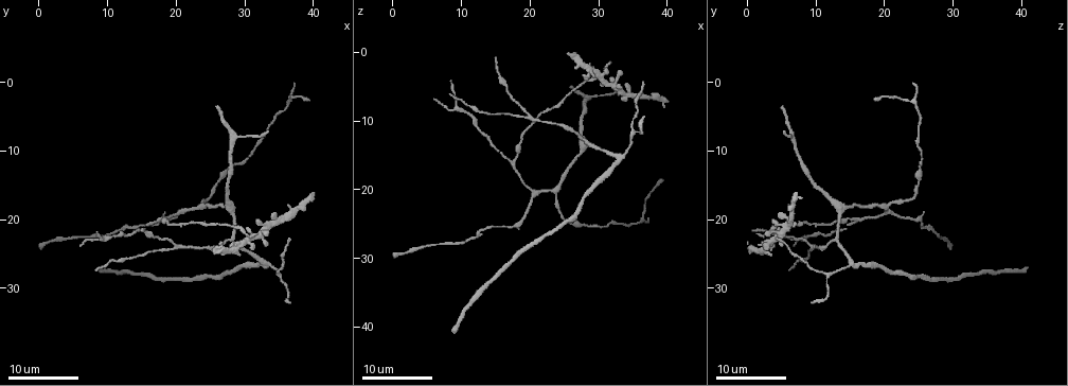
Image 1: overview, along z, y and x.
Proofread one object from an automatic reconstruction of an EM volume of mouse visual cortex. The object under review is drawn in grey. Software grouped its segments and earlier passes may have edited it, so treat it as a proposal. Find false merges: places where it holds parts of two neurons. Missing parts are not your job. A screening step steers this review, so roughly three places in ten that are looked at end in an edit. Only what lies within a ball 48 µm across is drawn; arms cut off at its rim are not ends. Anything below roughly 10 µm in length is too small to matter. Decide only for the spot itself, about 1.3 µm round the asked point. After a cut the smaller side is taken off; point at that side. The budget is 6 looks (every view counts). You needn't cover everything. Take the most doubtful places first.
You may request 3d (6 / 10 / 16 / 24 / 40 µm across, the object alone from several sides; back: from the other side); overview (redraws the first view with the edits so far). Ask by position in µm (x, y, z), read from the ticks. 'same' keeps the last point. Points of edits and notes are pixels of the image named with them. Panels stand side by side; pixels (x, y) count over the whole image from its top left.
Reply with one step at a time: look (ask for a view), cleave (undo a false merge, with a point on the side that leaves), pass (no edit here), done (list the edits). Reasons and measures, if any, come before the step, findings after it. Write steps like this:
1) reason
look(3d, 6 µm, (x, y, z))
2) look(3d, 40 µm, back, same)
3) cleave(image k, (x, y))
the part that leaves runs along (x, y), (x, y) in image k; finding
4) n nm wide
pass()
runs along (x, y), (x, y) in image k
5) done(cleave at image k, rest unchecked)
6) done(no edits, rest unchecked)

look(3d, 16 µm, (33.5, 27.0, 15.5))

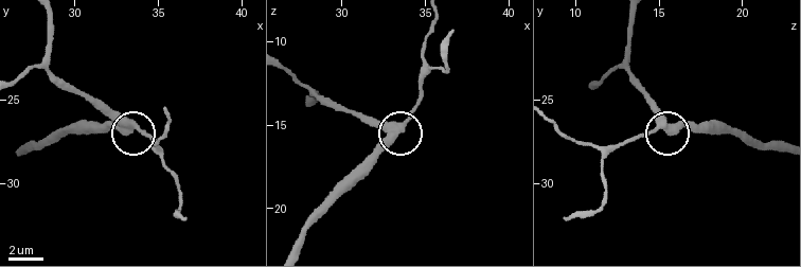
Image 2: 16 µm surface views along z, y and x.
look(3d, 6 µm, (32.9, 26.8, 15.9))

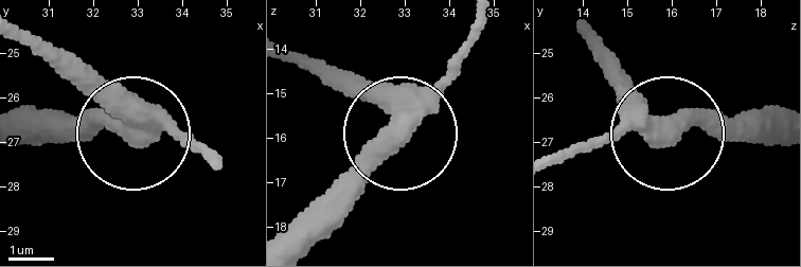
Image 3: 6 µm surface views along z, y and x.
cleave(image 3, (362, 168))
the part that leaves runs along (408, 124), (308, 246) in image 3; a second neuron is stuck on

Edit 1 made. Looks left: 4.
side arm on a straight run
look(3d, 24 µm, (23.0, 18.5, 20.0))

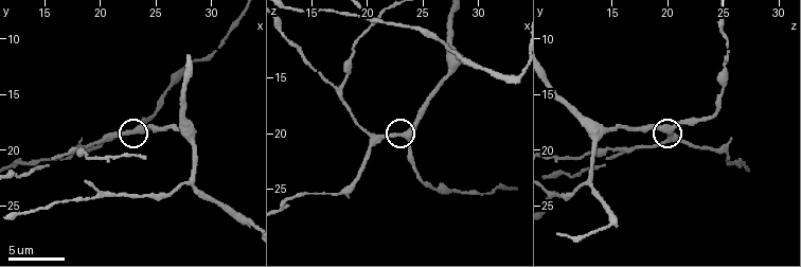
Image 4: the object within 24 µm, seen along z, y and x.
look(3d, 10 µm, (23.0, 18.4, 20.0))

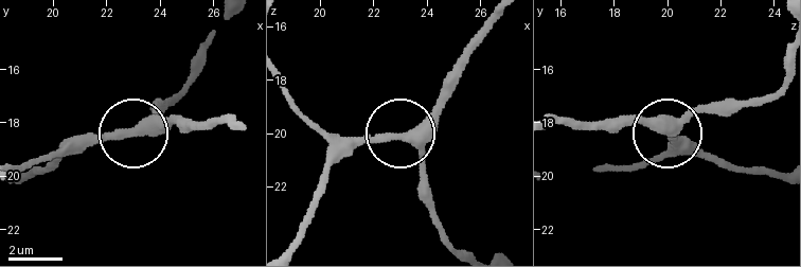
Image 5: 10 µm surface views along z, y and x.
side arm 32 µm; 3 arms
pass()
all the same neuron

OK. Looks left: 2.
two arms in line, one across
look(3d, 10 µm, (17.4, 20.2, 16.0))

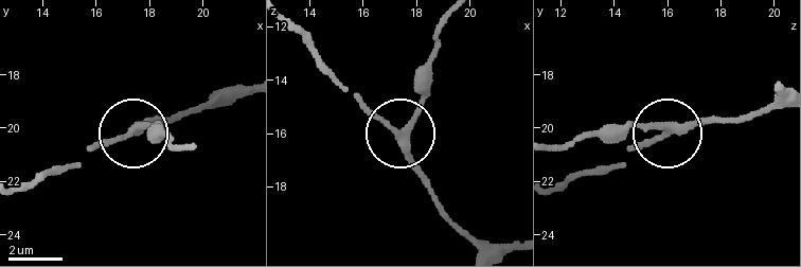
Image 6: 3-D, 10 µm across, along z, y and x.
250 nm wide
pass()
one neuron here

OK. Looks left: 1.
done(cleave at image 3, rest unchecked)

